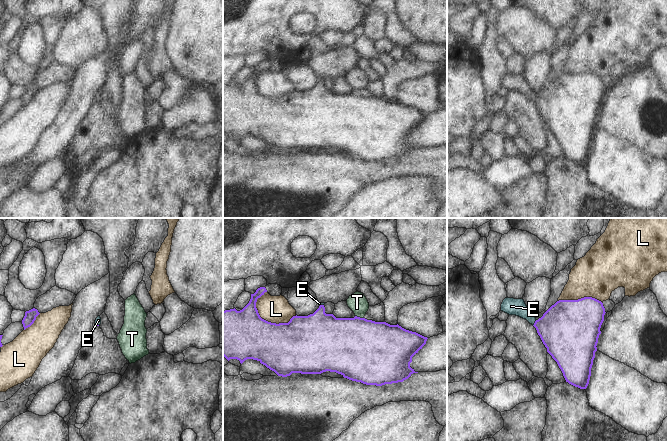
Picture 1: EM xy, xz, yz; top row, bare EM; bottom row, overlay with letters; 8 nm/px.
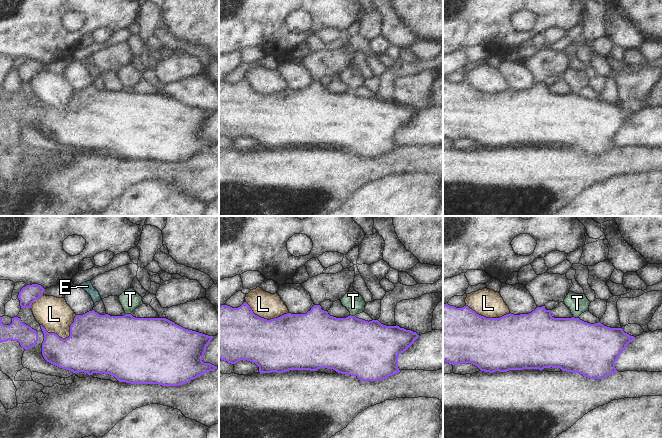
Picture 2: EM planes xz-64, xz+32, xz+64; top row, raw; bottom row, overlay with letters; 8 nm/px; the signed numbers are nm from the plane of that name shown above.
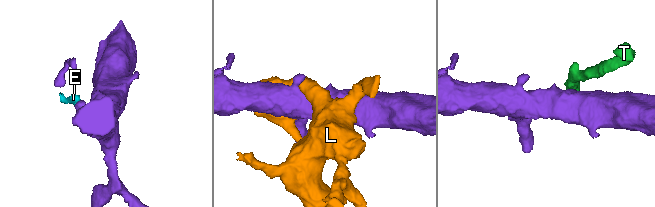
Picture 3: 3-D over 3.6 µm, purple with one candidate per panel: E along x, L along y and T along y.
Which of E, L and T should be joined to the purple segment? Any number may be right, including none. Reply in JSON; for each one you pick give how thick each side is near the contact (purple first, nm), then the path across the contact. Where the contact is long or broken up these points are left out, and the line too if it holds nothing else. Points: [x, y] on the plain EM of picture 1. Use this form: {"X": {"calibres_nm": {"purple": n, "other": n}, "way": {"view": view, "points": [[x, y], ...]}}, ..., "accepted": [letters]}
{"E": {"calibres_nm": {"purple": 400, "other": 140}, "way": {"view": "yz", "points": [[564, 105], [534, 99], [518, 83], [511, 82]]}}, "accepted": ["E"]}

